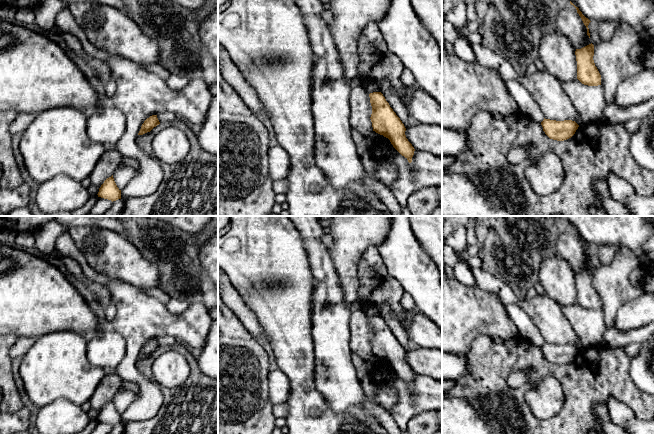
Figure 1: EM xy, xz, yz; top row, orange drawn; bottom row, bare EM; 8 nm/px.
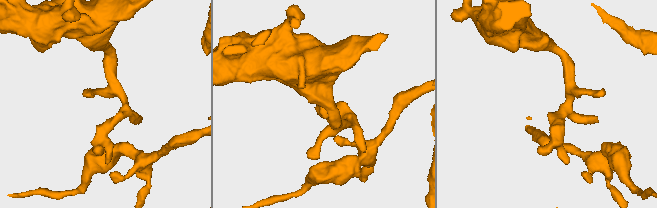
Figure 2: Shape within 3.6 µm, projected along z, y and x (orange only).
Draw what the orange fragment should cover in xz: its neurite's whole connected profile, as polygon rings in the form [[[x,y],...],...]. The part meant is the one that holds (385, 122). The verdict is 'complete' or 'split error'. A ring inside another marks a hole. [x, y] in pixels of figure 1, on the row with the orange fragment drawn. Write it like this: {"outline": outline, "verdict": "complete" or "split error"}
{"outline": [[[381,92],[370,93],[369,97],[373,131],[388,138],[393,147],[411,163],[415,149],[406,138],[404,124]]], "verdict": "complete"}

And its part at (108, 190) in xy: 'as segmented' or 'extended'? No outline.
as segmented

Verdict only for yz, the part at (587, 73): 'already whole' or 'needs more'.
already whole

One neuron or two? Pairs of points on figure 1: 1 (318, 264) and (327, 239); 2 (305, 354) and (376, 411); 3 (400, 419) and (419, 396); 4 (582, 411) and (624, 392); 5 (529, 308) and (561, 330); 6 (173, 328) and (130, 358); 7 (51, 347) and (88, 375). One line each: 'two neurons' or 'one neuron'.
1: two neurons
2: two neurons
3: one neuron
4: one neuron
5: one neuron
6: one neuron
7: one neuron

